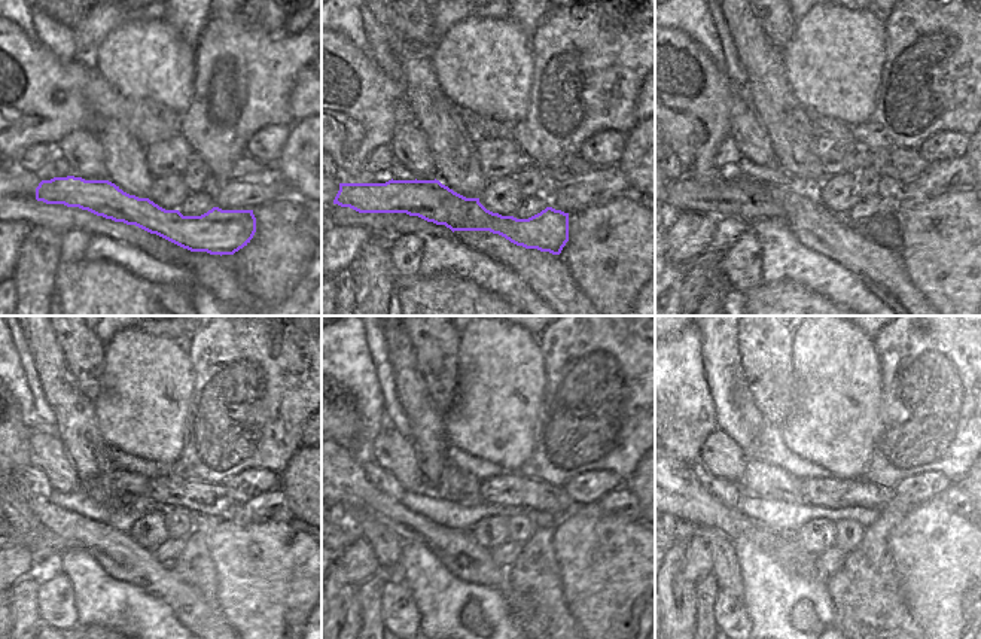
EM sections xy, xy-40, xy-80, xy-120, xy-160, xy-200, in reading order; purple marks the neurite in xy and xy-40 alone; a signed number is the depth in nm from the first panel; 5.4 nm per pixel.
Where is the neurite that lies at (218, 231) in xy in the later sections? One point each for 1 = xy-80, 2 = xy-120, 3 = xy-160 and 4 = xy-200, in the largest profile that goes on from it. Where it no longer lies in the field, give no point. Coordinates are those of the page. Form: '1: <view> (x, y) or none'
1: xy-80 (743, 198)
2: xy-120 (40, 536)
3: xy-160 (383, 542)
4: xy-200 (718, 541)

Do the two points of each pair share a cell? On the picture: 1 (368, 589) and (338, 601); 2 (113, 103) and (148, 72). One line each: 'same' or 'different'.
1: different
2: different

